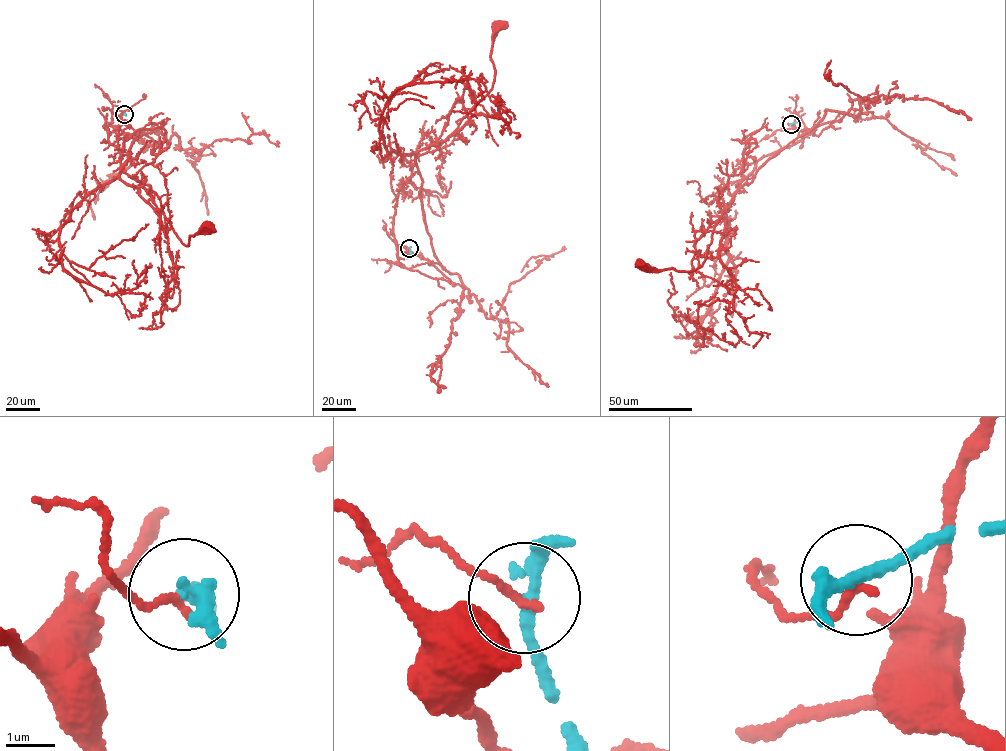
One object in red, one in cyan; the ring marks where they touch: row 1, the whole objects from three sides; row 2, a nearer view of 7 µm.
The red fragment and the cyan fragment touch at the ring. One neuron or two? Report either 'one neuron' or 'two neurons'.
one neuron

